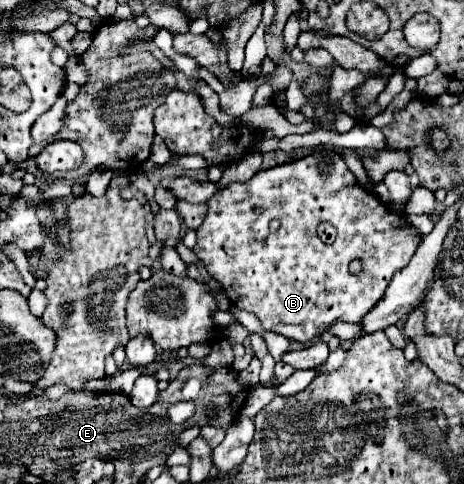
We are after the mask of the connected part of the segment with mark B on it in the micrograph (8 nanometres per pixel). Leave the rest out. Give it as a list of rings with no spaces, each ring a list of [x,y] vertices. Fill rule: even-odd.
[[[325,149],[323,153],[313,153],[305,159],[299,159],[299,161],[293,161],[293,163],[285,163],[285,165],[279,165],[279,167],[273,167],[273,169],[265,169],[265,171],[259,171],[249,183],[231,183],[229,187],[217,191],[211,199],[209,199],[209,213],[205,217],[205,221],[201,223],[201,227],[197,229],[197,247],[195,247],[195,255],[205,263],[207,271],[221,283],[221,287],[225,289],[225,295],[231,299],[231,303],[243,311],[249,311],[253,313],[265,331],[273,331],[273,333],[279,333],[287,339],[293,339],[293,341],[299,341],[299,343],[305,343],[305,341],[311,341],[311,339],[317,339],[321,337],[323,331],[327,331],[333,323],[337,321],[347,321],[347,323],[361,323],[361,319],[367,315],[367,311],[371,307],[375,307],[375,303],[381,299],[381,295],[385,293],[391,277],[403,269],[411,257],[415,255],[417,251],[417,243],[421,241],[421,235],[419,231],[409,223],[405,221],[405,217],[397,215],[397,213],[391,213],[375,195],[367,193],[359,183],[357,179],[353,177],[353,173],[349,171],[349,167],[345,165],[345,161],[341,159],[341,155],[337,151],[329,151]],[[271,221],[279,221],[281,227],[277,231],[271,231]],[[323,221],[329,221],[331,225],[335,225],[337,229],[337,239],[333,245],[325,245],[319,237],[317,237],[317,225],[323,223]],[[353,259],[359,259],[363,261],[363,269],[359,273],[359,277],[353,277],[349,275],[347,267]]]

